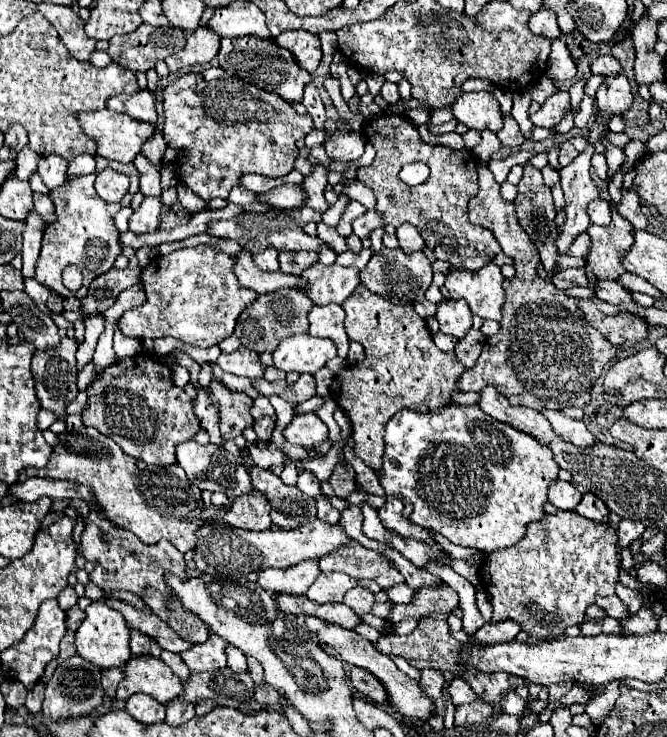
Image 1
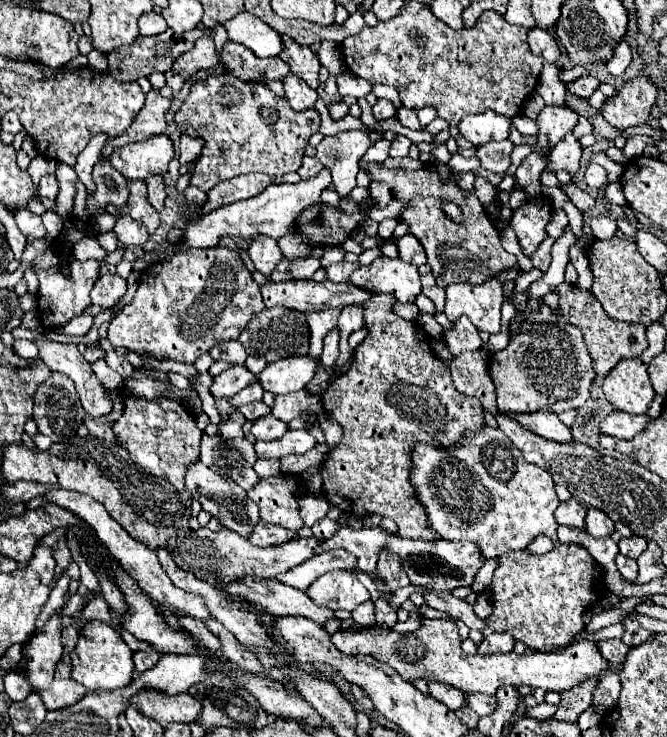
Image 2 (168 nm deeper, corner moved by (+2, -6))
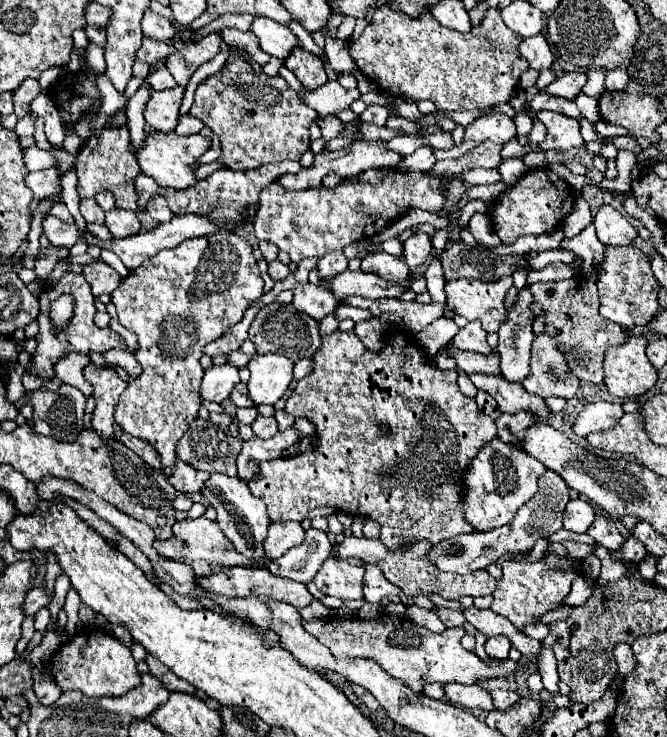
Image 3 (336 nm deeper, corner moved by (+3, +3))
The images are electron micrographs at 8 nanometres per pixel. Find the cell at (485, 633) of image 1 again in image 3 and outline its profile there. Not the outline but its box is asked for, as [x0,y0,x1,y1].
[485,637,511,659]

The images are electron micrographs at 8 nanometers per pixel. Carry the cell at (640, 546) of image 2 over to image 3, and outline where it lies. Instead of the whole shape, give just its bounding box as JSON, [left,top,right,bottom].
[615,537,647,563]

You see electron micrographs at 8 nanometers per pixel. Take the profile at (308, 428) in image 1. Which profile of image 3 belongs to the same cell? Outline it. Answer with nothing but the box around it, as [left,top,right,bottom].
[237,427,299,483]

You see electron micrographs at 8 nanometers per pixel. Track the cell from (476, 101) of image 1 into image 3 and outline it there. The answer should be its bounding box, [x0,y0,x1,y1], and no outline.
[433,113,517,160]

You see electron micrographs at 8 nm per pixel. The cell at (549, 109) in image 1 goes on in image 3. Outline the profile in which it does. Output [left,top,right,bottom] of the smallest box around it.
[535,111,585,151]

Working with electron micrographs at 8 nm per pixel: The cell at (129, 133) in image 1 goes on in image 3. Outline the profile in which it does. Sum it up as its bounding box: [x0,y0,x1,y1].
[137,133,211,189]

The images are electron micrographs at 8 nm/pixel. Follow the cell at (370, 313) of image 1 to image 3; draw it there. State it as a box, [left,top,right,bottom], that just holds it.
[249,331,497,549]

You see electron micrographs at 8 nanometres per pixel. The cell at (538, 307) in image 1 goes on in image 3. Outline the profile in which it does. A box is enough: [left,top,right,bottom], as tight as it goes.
[521,333,579,399]

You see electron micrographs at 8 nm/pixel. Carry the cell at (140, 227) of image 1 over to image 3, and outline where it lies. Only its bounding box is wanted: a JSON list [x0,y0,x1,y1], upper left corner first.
[105,209,141,237]

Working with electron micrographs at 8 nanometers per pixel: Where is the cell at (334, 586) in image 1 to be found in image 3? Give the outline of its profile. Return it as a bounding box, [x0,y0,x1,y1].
[315,557,365,599]

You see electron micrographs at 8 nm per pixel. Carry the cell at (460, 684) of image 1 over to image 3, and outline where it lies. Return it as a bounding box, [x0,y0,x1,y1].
[491,689,521,709]

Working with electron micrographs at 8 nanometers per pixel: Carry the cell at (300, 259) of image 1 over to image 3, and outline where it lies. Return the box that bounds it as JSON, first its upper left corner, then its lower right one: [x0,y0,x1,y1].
[269,261,289,281]

